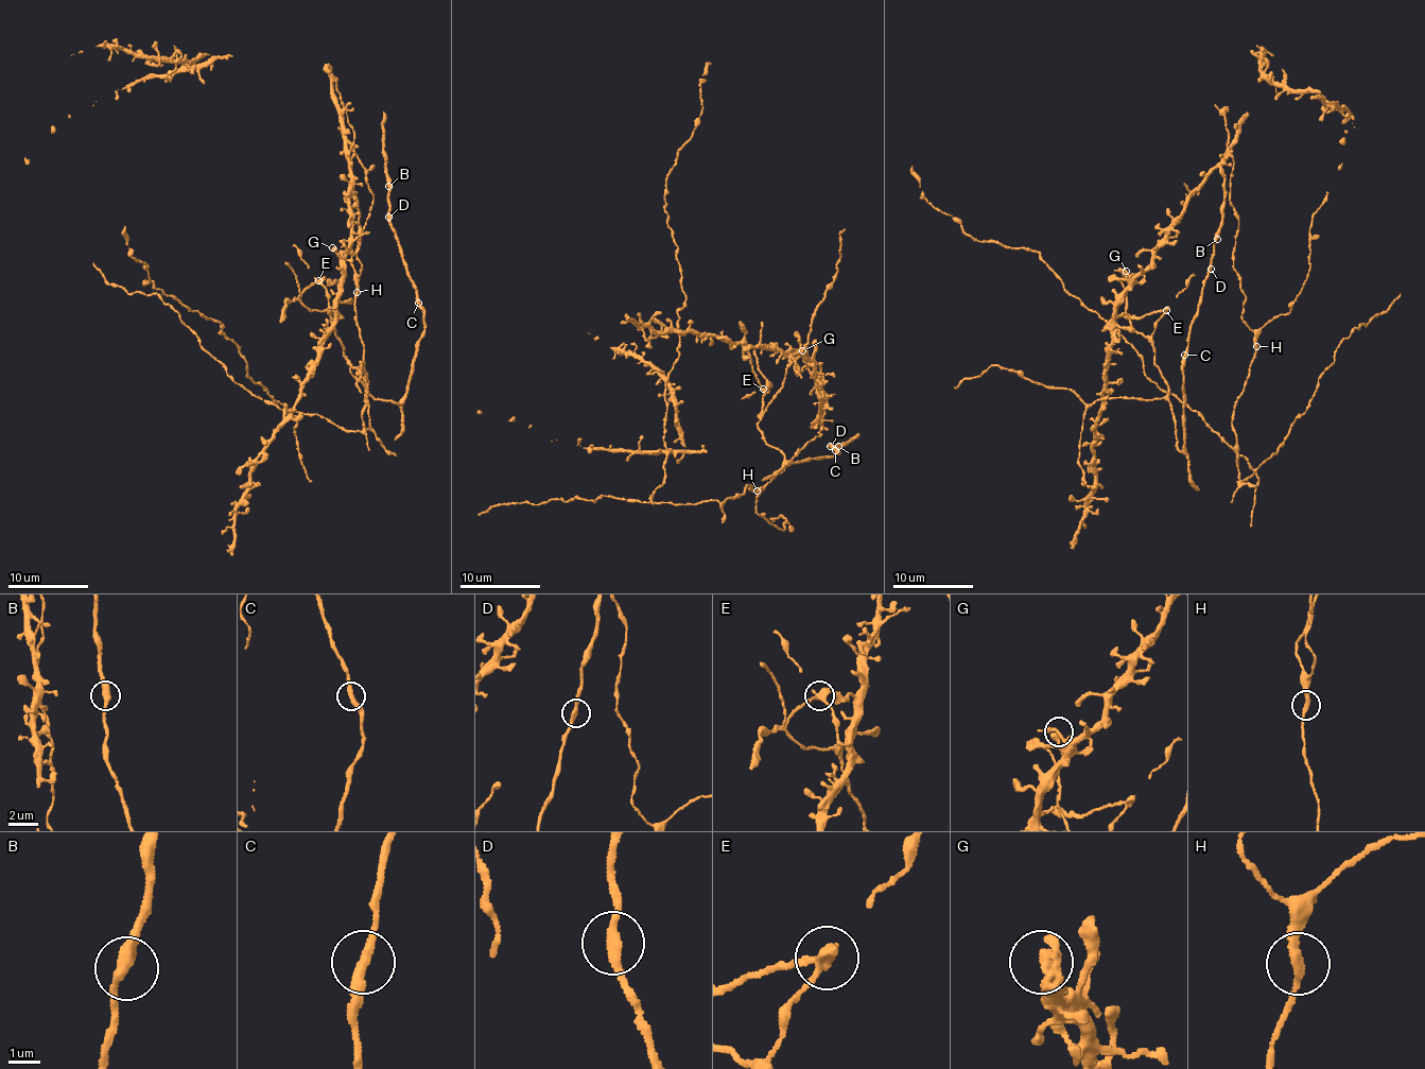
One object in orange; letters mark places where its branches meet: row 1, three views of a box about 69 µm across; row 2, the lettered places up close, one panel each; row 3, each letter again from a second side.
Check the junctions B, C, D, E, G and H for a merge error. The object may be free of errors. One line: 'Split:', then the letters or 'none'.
Split: E

